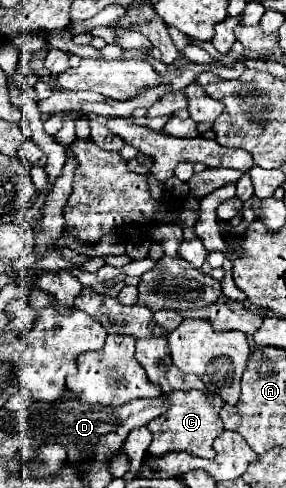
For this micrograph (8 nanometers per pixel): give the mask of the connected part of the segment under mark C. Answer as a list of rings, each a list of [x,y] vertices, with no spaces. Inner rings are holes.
[[[192,389],[192,391],[174,391],[174,393],[164,395],[164,397],[170,401],[170,409],[162,417],[156,417],[148,423],[148,429],[154,435],[154,439],[148,447],[148,453],[152,457],[160,457],[168,451],[186,451],[194,457],[214,459],[216,451],[212,449],[212,443],[220,435],[220,431],[224,431],[220,415],[218,415],[224,401],[218,395],[206,397],[204,391],[196,391],[196,389]]]

